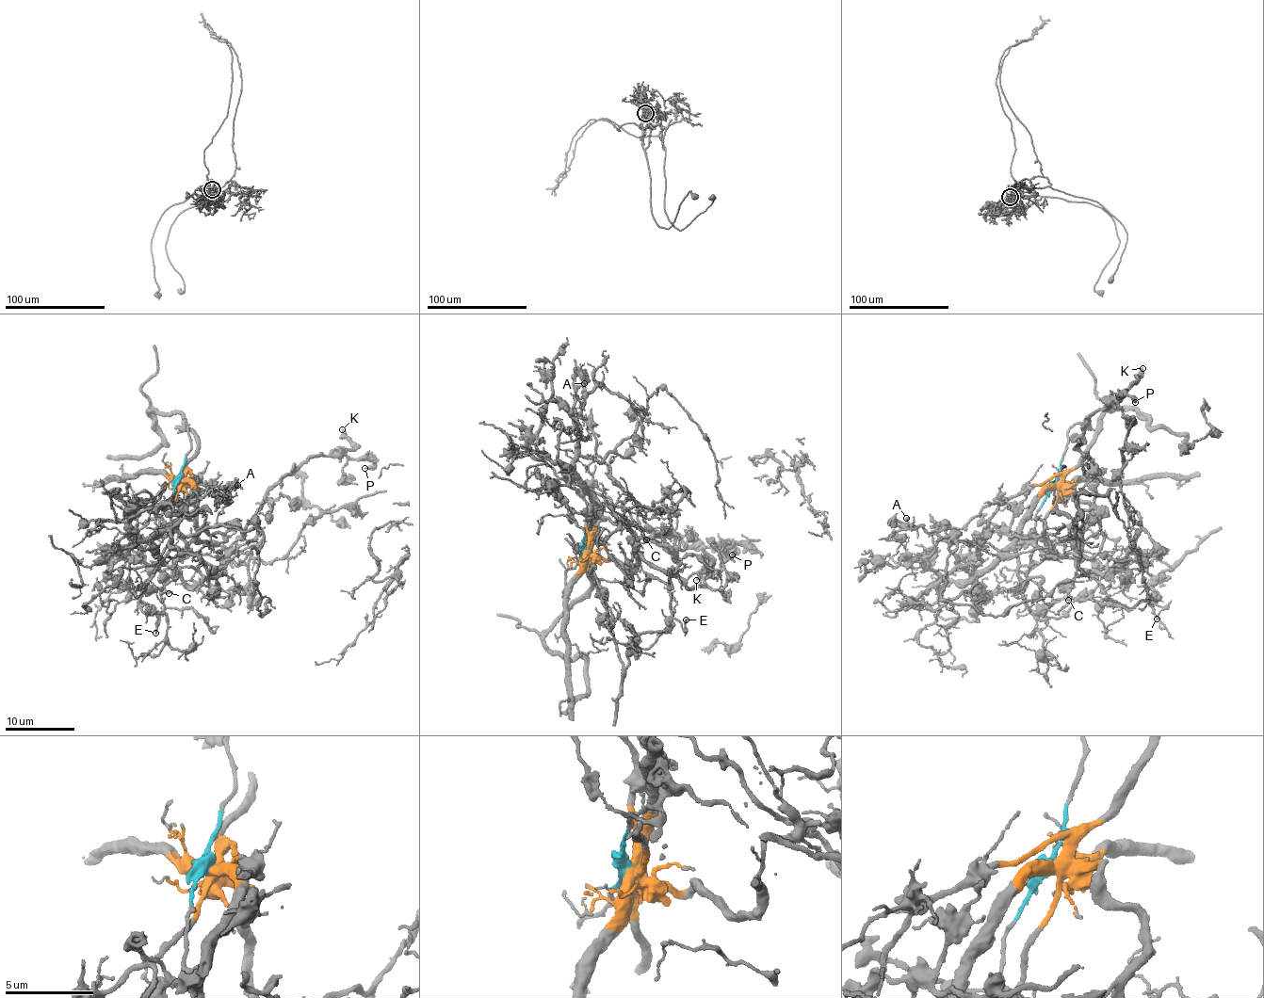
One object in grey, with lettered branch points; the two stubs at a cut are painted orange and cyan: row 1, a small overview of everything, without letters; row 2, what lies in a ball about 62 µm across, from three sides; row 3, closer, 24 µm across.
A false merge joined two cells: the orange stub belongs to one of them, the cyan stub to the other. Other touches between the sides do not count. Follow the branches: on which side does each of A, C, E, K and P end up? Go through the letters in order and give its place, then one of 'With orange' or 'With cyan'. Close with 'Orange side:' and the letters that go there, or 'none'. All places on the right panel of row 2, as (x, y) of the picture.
A: Place: (906, 518). With orange
C: Place: (1068, 600). With orange
E: Place: (1157, 619). With orange
K: Place: (1142, 368). With cyan
P: Place: (1135, 402). With cyan
Orange side: A, C, E

